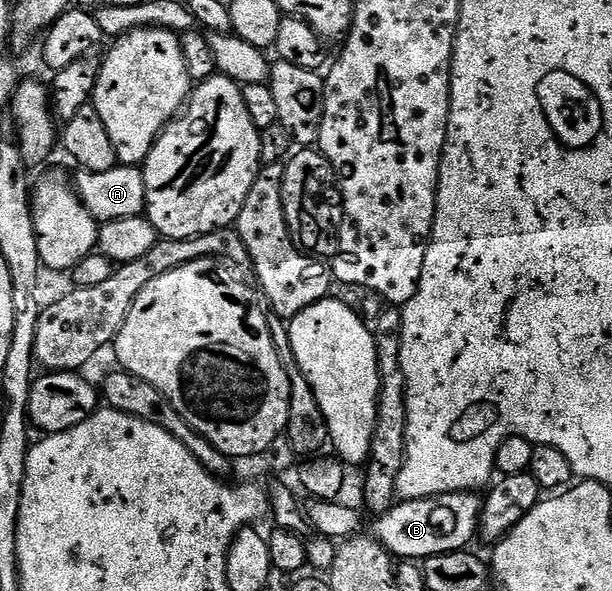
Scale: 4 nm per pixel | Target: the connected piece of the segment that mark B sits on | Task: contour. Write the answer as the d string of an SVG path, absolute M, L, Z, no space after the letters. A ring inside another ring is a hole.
M455 492L421 500L401 499L377 519L380 521L376 524L374 539L392 557L404 562L423 562L438 554L463 552L472 539L477 539L481 509L482 500L476 492Z

